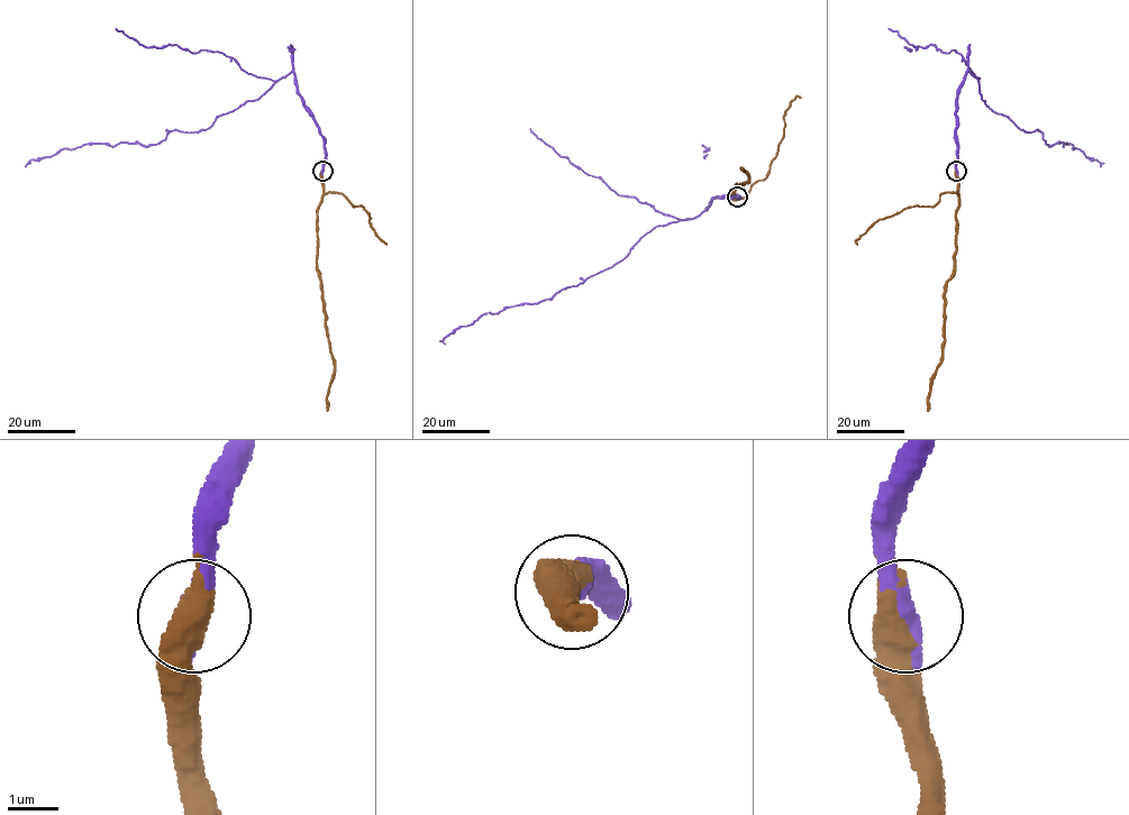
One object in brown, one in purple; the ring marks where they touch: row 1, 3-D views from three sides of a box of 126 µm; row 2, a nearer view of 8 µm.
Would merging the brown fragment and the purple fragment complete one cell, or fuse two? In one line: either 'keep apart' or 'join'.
join

